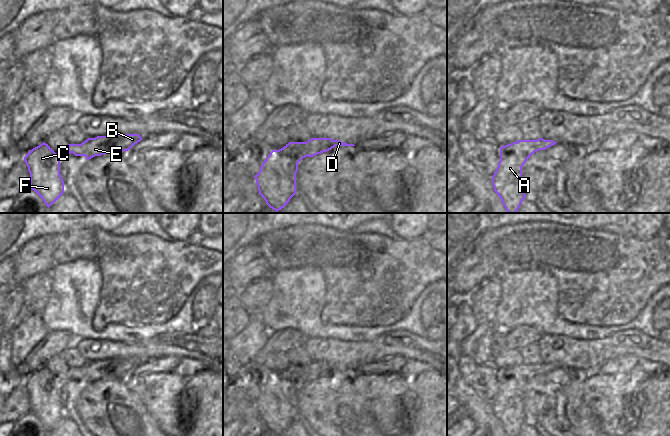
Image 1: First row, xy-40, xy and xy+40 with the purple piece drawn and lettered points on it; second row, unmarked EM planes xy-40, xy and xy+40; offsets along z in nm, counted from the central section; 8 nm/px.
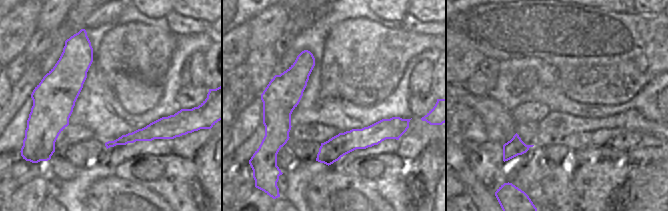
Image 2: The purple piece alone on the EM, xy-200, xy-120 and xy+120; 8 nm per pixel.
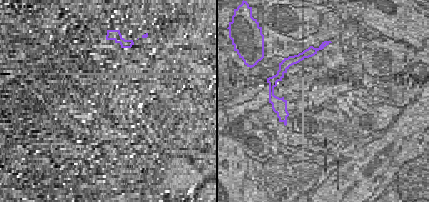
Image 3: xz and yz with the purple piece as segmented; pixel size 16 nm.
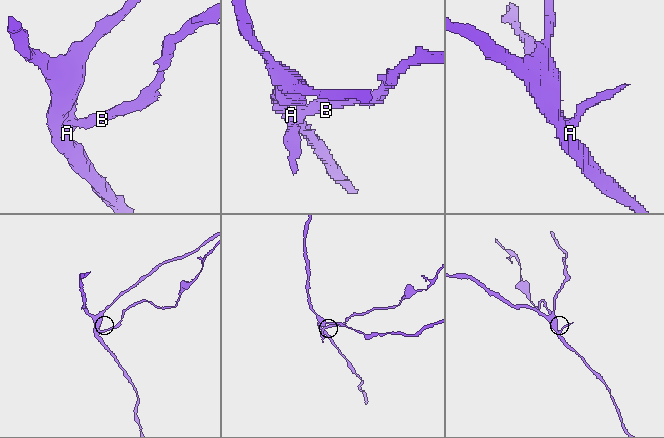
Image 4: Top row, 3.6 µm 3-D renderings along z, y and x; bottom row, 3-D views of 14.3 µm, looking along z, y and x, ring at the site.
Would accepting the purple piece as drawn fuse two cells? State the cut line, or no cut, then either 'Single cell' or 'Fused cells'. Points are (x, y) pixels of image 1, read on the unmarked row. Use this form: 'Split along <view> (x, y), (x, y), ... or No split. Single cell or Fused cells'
Split along xy+40 (501, 371), (505, 377), (513, 377), (517, 381), (521, 392). Fused cells.

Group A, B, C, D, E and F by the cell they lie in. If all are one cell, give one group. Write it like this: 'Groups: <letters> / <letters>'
Groups: A C F / B D E.

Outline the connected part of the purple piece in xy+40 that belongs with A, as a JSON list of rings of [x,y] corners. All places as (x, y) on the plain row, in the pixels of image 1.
[[[500,371],[500,385],[492,401],[494,415],[507,436],[517,436],[526,419],[522,405],[522,392],[515,378],[505,378]]]

